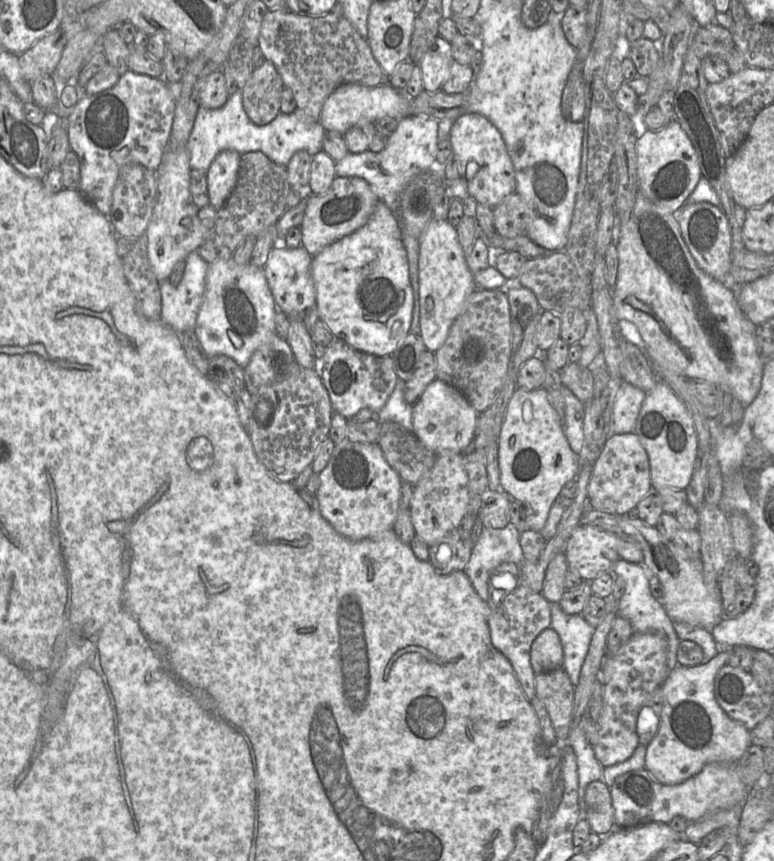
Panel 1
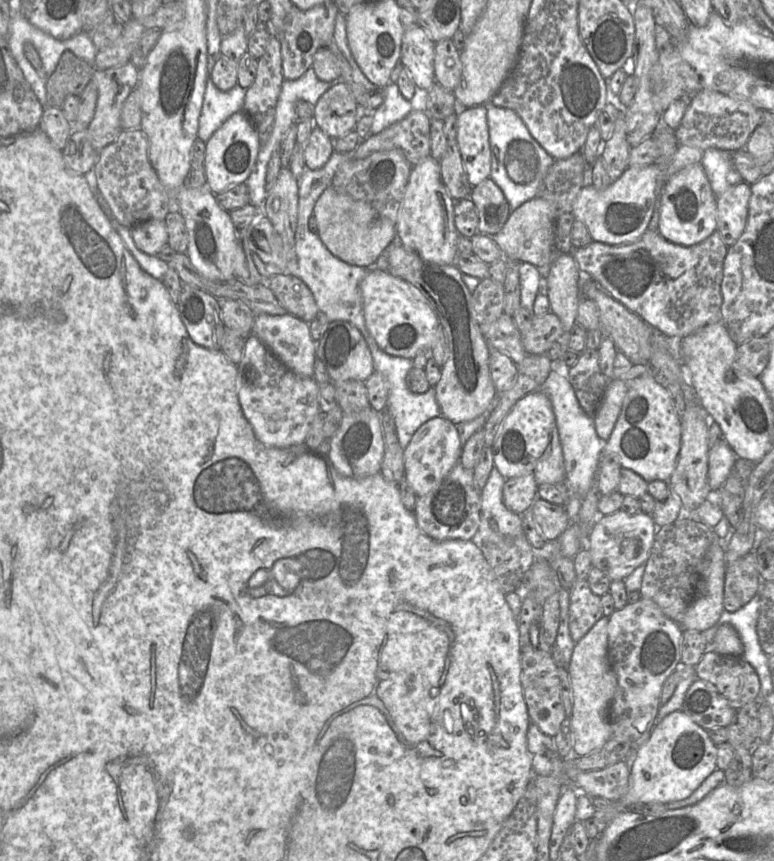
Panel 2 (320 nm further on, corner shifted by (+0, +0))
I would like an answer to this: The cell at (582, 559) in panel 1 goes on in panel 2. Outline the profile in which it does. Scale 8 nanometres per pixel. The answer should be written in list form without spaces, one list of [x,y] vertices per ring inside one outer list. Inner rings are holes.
[[[618,510],[609,515],[598,514],[585,548],[591,555],[592,566],[604,571],[613,580],[624,580],[650,556],[656,534],[656,524],[651,515],[642,511],[628,514]]]

